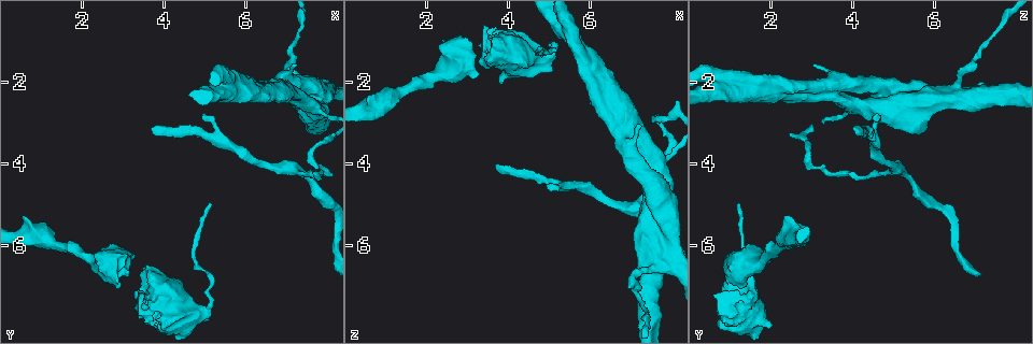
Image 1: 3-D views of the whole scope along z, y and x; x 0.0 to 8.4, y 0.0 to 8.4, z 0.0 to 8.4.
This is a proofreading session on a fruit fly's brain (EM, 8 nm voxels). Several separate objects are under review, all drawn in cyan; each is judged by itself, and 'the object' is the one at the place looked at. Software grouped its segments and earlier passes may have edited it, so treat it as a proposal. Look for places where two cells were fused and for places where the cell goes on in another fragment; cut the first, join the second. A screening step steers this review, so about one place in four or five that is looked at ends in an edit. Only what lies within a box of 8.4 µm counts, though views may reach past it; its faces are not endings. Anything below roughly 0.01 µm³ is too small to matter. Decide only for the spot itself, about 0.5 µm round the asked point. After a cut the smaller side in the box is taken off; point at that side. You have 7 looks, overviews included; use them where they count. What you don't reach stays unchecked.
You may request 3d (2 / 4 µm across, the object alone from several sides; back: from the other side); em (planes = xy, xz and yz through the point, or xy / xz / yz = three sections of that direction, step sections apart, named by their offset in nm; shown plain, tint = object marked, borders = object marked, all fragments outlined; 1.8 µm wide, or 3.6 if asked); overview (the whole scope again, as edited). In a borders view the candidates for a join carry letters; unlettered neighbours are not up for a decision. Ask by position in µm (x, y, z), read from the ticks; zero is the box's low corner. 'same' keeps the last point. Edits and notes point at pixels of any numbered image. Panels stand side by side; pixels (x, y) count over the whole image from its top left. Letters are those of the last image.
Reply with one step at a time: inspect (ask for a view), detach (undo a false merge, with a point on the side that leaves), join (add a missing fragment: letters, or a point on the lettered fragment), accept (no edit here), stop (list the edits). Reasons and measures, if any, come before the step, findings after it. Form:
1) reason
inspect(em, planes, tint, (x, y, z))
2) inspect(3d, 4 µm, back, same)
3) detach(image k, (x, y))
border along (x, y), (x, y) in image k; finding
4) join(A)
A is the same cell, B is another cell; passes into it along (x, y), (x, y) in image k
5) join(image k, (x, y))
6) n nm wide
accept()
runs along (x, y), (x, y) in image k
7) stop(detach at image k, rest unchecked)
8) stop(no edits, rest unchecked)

sharp bend
inspect(3d, 2 µm, (7.50, 2.15, 6.60))

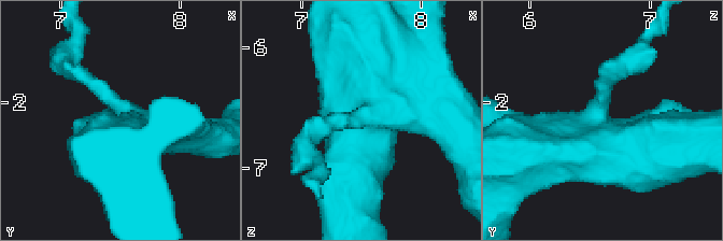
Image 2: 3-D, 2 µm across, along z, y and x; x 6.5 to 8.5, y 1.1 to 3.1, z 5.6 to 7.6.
4 arms; now the EM
inspect(em, xz, step 8, tint, (7.56, 2.18, 6.56))

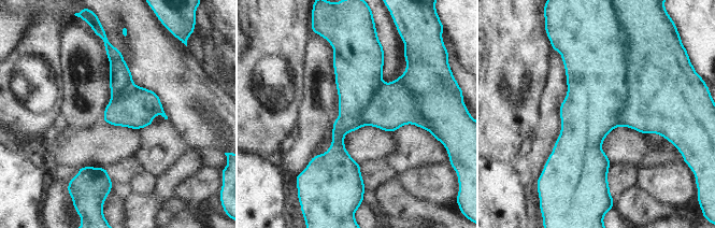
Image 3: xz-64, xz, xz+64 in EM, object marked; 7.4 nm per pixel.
another direction
inspect(em, planes, borders, same)

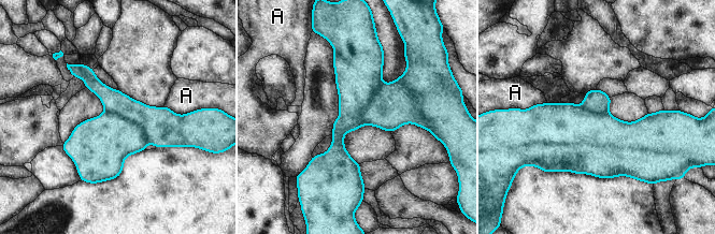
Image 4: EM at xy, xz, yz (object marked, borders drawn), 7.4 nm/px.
380 nm wide; A touches over 300 nm
accept()
A is another cell; all the same cell

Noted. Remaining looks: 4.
sharp bend
inspect(em, 3.6 µm, xz, step 16, tint, (5.00, 7.60, 1.40))

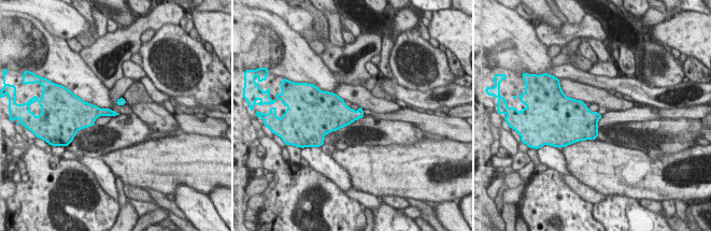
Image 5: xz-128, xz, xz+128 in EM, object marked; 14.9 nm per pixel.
inspect(em, 3.6 µm, yz, step 16, borders, same)

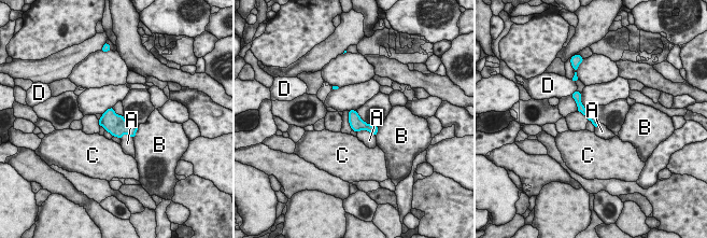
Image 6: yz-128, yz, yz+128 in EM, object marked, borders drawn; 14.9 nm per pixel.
130 nm wide
detach(image 6, (581, 108))
A, B, C and D are other cells; the part that leaves runs along (576, 95), (581, 109), (589, 116) in image 6; a second cell is stuck on

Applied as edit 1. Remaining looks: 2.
sudden change in width
inspect(em, planes, borders, (1.10, 5.80, 2.35))

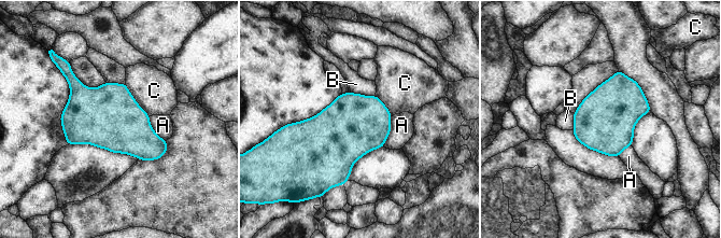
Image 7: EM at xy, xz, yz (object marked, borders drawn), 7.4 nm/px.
accept()
A, B and C are other cells; border along (125, 83), (135, 100), (150, 115) in image 7; one cell here

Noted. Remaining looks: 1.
stop(detach at image 6, rest unchecked)

